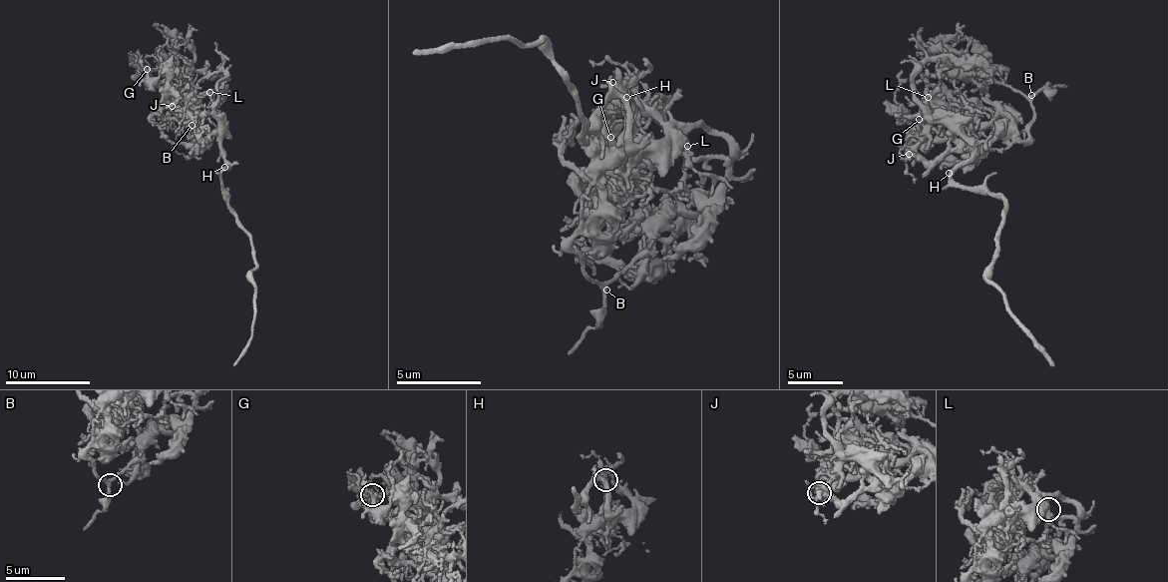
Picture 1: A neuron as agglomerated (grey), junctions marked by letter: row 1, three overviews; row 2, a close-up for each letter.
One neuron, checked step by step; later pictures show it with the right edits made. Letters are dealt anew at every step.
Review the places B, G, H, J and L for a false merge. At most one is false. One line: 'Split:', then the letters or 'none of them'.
Split: L

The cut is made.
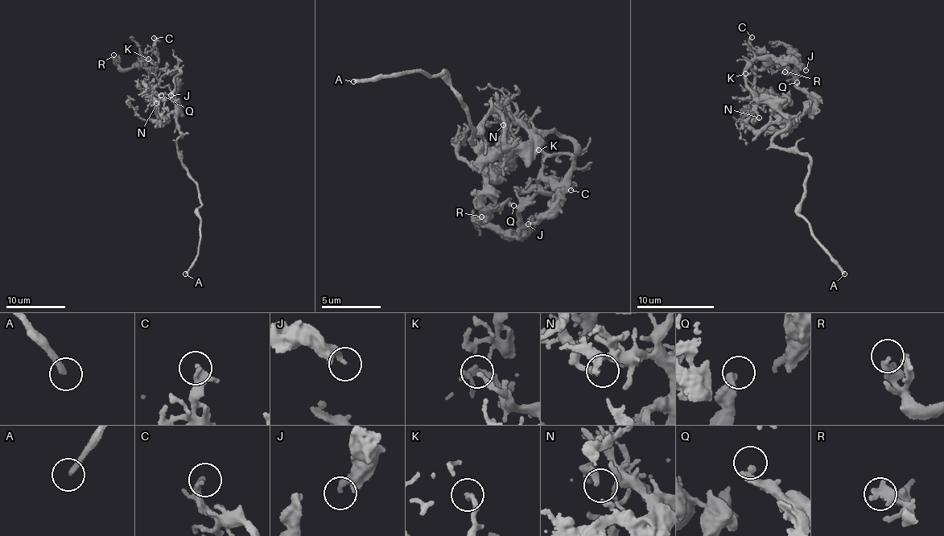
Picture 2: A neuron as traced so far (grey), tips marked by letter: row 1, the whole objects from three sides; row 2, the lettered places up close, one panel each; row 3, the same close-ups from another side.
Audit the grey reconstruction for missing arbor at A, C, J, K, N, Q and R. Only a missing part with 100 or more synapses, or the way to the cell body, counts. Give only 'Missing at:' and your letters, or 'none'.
Missing at: A

